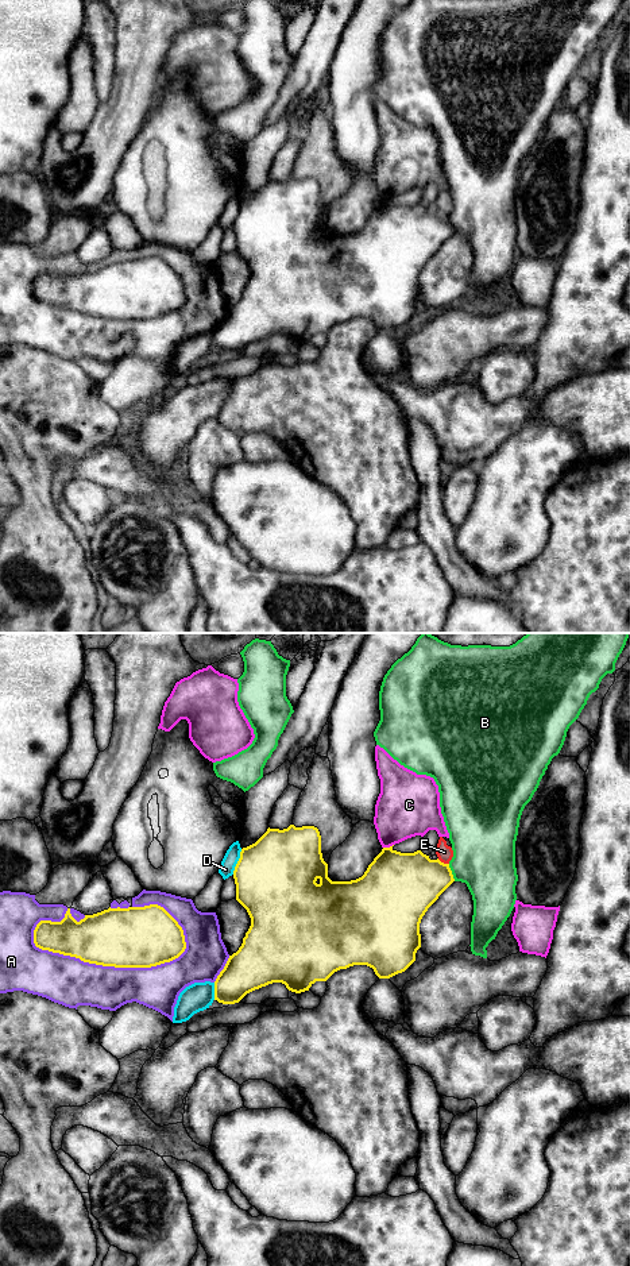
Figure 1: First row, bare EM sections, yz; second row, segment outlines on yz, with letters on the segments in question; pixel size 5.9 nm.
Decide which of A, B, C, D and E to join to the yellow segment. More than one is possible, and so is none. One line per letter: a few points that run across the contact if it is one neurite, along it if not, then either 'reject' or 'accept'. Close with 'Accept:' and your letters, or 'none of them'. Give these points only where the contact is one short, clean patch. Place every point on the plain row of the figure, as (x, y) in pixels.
A: reject
B: reject
C: reject
D: reject
E: line yz (437, 211), (448, 216); reject
Accept: none of them

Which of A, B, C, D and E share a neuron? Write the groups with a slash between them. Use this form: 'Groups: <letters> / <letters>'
Groups: A / B / C / D / E

